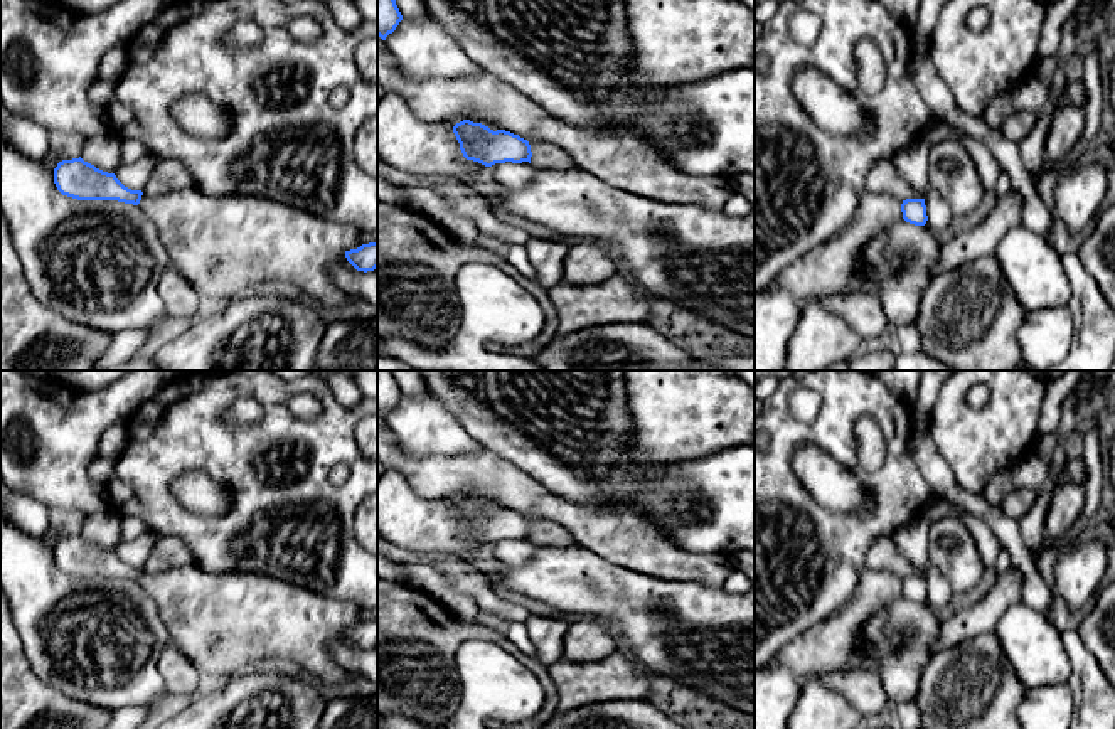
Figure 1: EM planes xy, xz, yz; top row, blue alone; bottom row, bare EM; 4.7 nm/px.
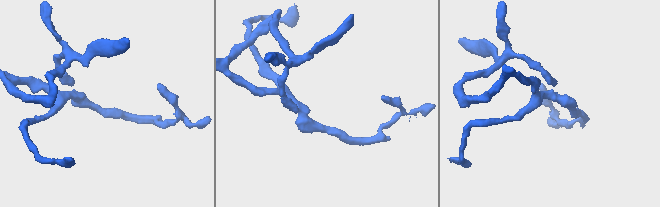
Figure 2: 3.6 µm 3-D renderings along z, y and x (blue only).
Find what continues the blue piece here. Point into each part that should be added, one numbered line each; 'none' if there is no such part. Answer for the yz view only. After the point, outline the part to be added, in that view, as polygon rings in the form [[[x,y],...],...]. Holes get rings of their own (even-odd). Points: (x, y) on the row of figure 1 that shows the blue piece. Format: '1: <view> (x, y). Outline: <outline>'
none

